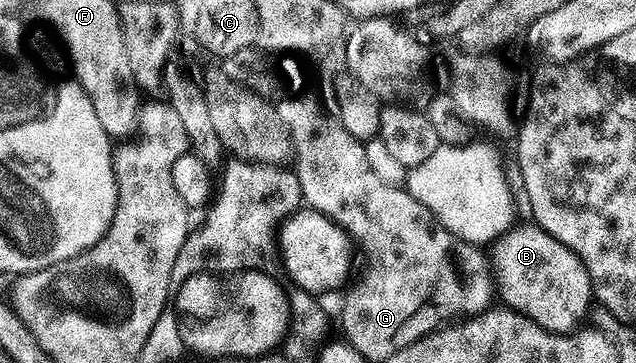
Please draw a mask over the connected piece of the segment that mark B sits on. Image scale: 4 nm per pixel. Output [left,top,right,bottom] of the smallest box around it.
[491,226,595,335]

